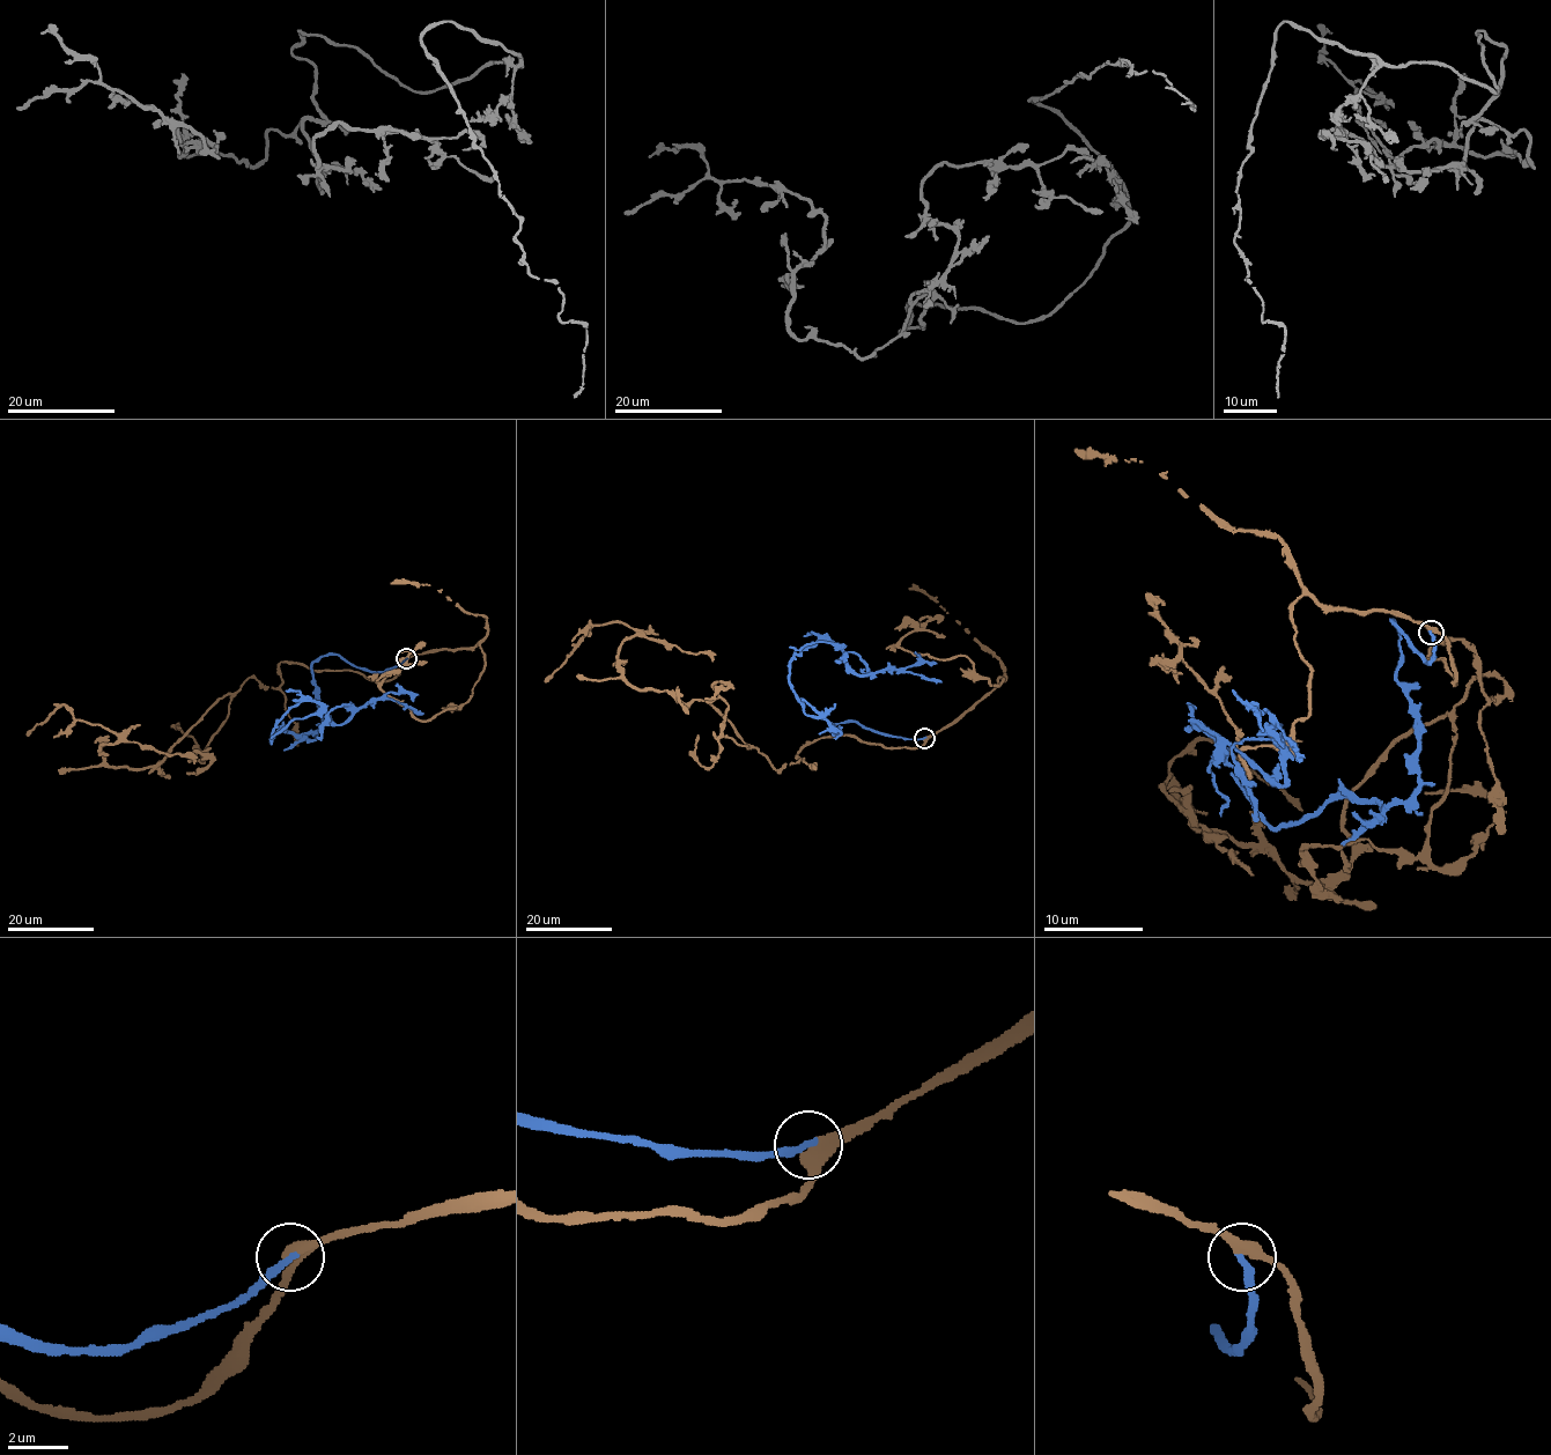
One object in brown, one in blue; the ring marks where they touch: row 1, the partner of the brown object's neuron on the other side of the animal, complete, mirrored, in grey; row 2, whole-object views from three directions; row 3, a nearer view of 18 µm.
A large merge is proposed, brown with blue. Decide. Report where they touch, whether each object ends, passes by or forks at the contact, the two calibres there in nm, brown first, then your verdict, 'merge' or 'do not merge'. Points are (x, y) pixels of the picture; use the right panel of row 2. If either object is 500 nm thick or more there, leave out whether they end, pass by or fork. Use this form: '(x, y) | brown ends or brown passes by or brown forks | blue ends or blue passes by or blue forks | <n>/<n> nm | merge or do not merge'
(1431, 633) | brown passes by | blue ends | 400/240 nm | merge

